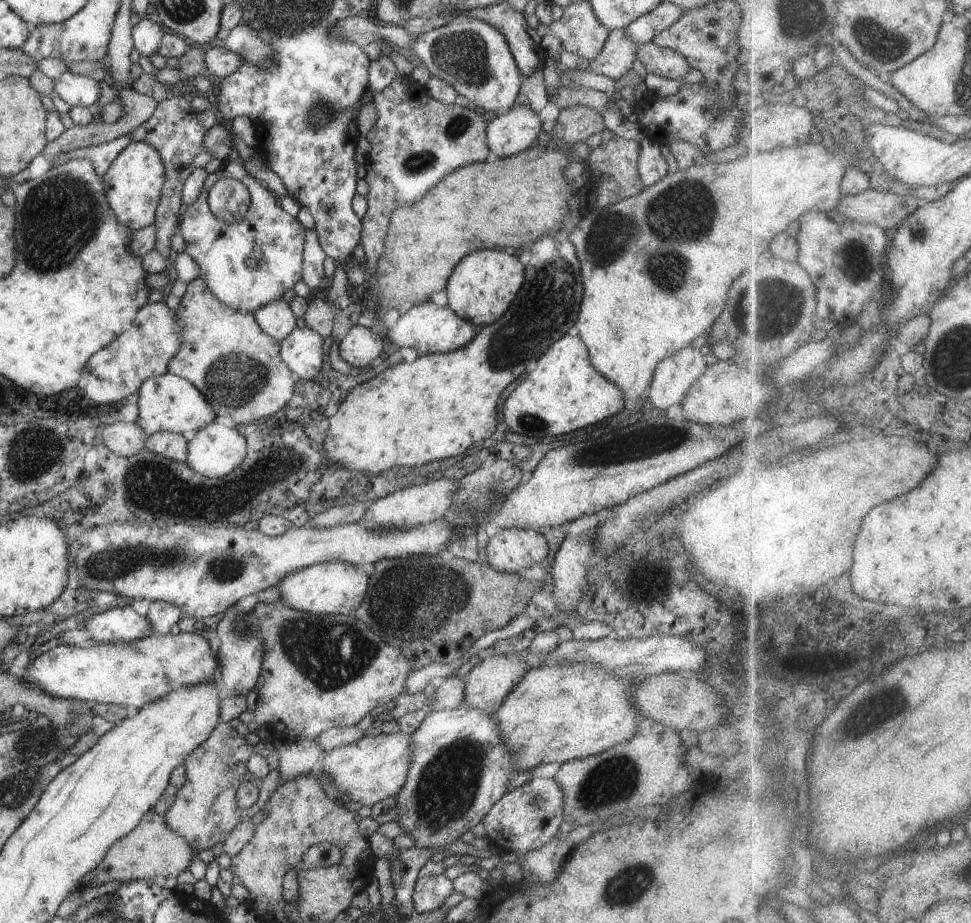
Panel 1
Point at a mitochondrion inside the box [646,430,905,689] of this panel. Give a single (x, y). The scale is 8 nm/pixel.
(802, 648)

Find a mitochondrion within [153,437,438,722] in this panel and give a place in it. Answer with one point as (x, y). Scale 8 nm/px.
(329, 655)

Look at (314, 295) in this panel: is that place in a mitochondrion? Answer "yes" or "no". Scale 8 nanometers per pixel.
no

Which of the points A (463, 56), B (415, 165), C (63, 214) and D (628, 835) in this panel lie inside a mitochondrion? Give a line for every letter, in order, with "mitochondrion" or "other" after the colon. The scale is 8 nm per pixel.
A: mitochondrion
B: mitochondrion
C: mitochondrion
D: other

